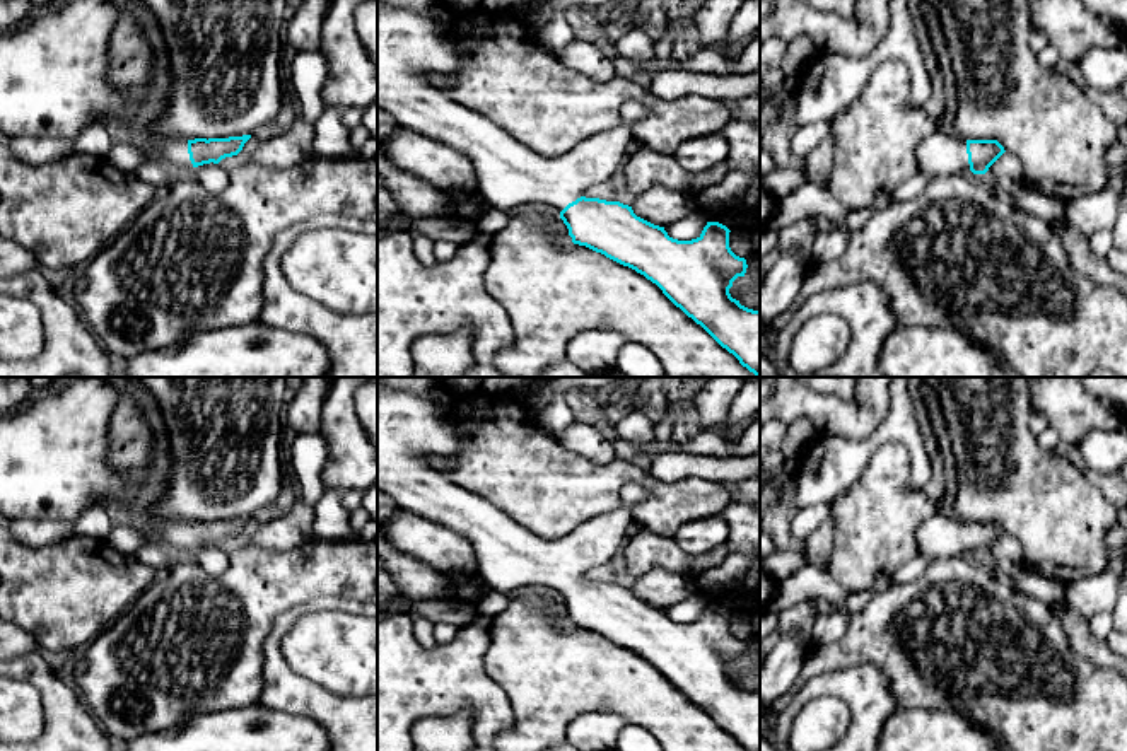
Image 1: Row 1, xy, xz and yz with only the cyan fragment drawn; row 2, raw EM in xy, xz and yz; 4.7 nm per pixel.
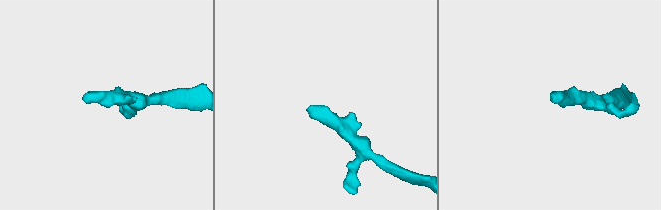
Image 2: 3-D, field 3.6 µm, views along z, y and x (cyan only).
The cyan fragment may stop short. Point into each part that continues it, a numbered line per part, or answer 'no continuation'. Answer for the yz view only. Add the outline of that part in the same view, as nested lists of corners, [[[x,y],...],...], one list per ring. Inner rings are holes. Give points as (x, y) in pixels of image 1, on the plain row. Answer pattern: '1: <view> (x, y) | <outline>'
1: yz (940, 536) | [[[939,512],[927,517],[915,531],[919,555],[934,562],[951,556],[972,555],[966,522]]]

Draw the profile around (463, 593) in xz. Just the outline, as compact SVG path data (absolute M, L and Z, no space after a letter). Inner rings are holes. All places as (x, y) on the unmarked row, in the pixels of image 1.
M456 575L456 577L447 577L447 579L453 582L453 587L454 587L454 596L449 599L459 601L464 604L473 604L473 606L476 606L480 603L473 596L473 589L471 589L473 577Z

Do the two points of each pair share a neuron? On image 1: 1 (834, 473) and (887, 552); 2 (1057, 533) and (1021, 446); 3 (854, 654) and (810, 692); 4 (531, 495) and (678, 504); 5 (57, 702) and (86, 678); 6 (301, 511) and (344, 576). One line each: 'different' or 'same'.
1: different
2: same
3: different
4: same
5: different
6: different

